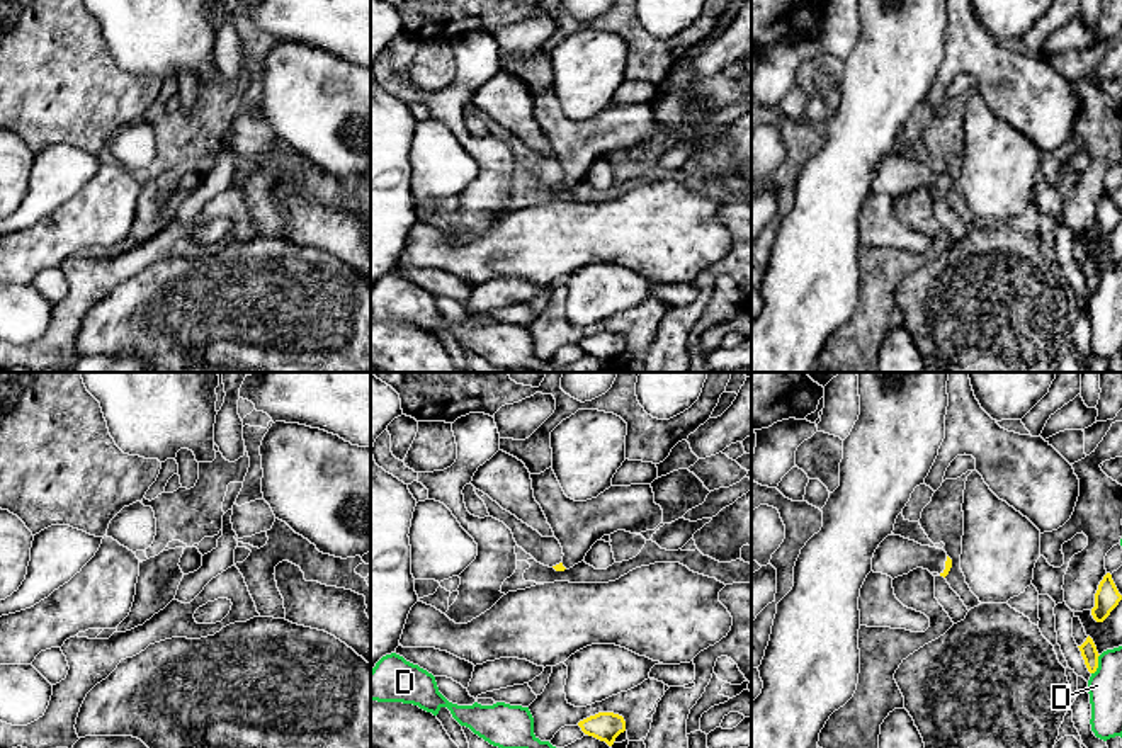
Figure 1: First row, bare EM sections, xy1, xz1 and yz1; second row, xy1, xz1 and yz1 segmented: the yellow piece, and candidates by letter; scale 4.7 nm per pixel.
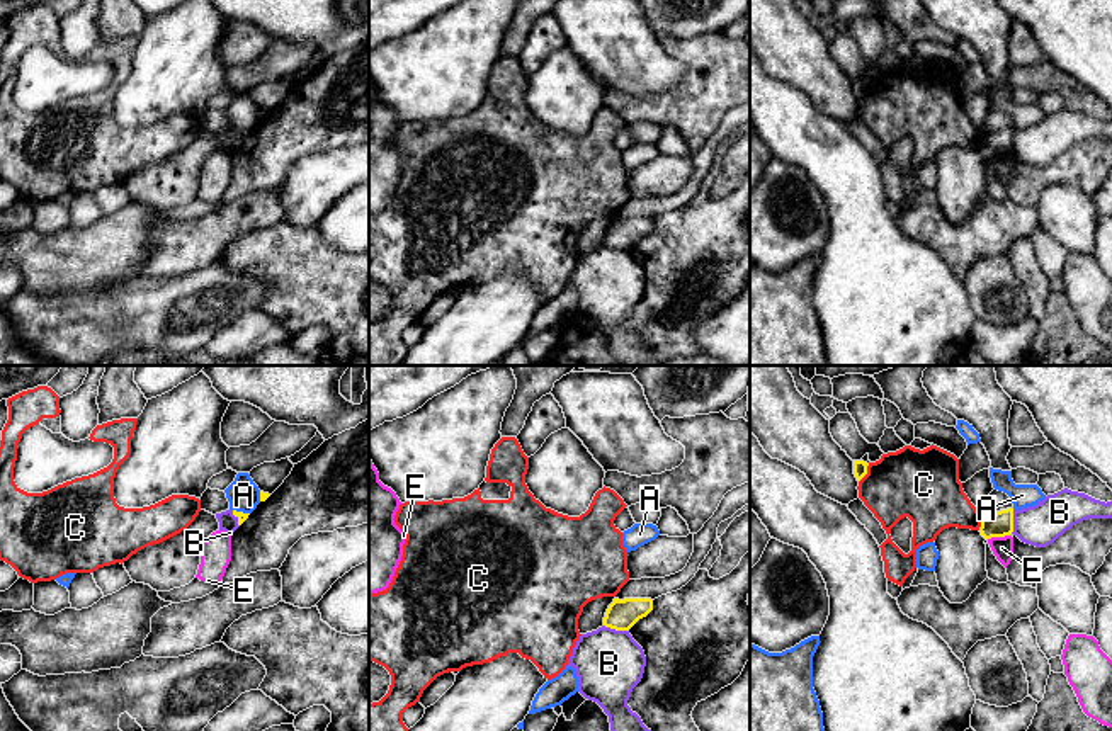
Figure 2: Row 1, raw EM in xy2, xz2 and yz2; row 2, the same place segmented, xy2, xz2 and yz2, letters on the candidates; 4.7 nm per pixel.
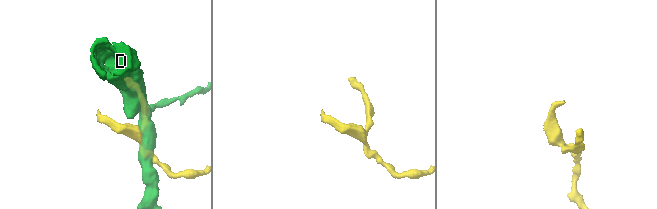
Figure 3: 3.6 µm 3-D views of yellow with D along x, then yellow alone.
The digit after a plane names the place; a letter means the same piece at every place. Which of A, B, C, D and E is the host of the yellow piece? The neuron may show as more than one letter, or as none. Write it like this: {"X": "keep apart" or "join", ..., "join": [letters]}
{"A": "keep apart", "B": "keep apart", "C": "keep apart", "D": "keep apart", "E": "keep apart", "join": []}

